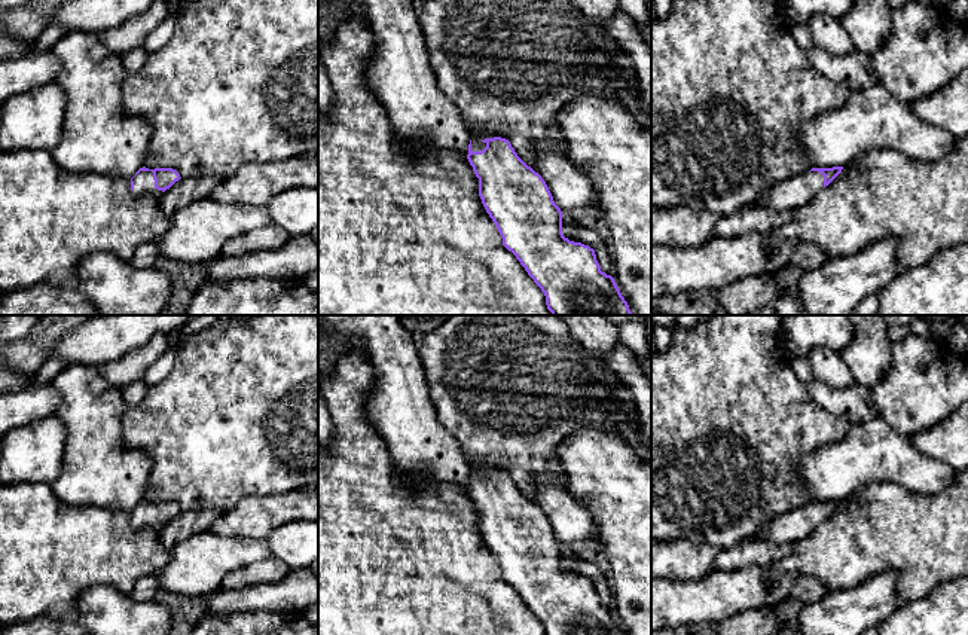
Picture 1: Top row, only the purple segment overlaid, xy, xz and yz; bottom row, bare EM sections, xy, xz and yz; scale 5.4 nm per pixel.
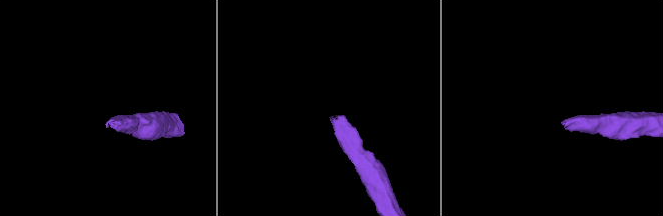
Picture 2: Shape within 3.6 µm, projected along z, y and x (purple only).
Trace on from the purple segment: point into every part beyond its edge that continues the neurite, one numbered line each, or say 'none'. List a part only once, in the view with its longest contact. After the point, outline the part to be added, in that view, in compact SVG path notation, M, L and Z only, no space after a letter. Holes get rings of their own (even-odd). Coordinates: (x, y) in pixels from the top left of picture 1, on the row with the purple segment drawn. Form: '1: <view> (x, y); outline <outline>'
1: xy (143, 182); outline M140 171L134 178L134 195L152 193L155 198L161 198L164 195L162 190L155 187L153 173L152 171Z

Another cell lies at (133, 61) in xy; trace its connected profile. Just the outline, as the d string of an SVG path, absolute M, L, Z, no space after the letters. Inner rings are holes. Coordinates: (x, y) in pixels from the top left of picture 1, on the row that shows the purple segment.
M135 48L120 57L125 74L131 76L141 70L147 59L147 52L143 48Z

